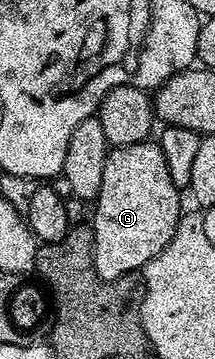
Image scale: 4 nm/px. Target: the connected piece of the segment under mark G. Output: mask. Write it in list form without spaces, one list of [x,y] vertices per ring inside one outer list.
[[[146,141],[114,147],[103,165],[103,185],[95,200],[95,210],[91,215],[93,229],[93,264],[104,279],[118,279],[132,275],[145,268],[158,253],[175,237],[175,229],[183,214],[181,208],[182,192],[171,181],[171,169],[167,169],[167,157],[163,157],[156,142]]]

